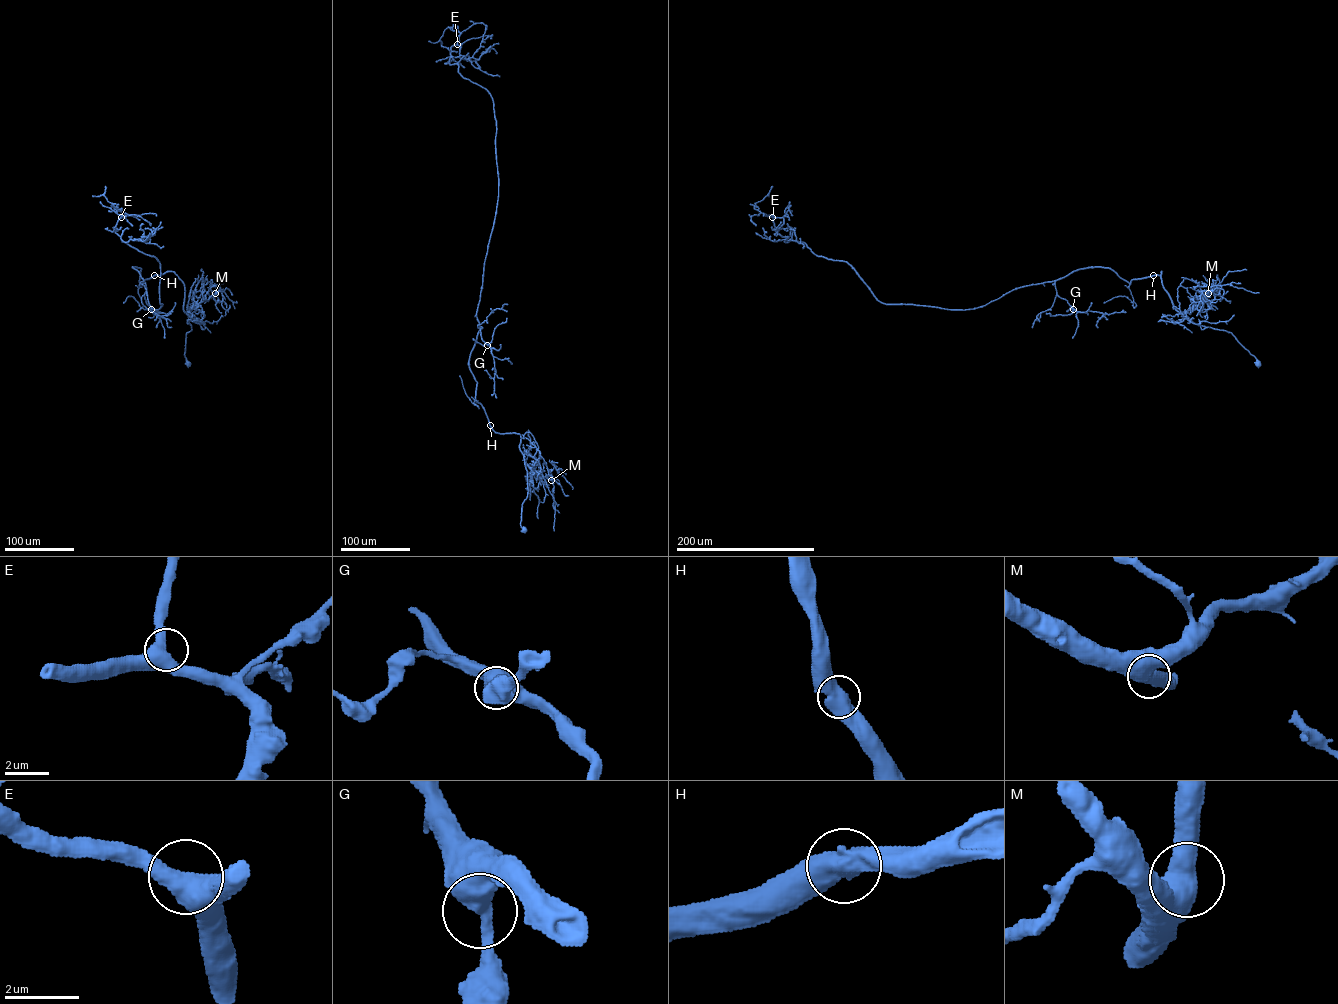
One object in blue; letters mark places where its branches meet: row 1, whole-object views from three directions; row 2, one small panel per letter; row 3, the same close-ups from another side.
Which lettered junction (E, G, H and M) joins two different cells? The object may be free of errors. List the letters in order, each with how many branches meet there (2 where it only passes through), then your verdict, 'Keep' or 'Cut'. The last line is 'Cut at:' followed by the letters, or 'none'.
E: Branches: 2. Keep
G: Branches: 2. Keep
H: Branches: 2. Keep
M: Branches: 2. Keep
Cut at: none

